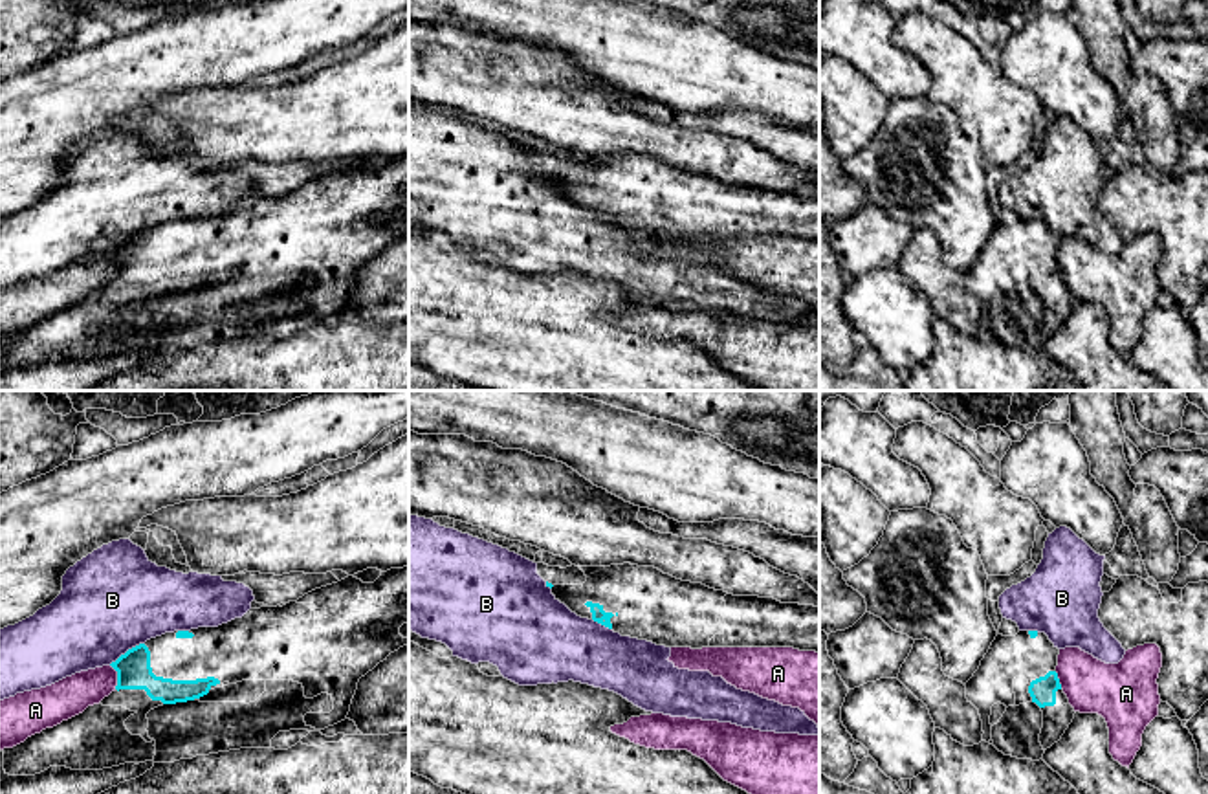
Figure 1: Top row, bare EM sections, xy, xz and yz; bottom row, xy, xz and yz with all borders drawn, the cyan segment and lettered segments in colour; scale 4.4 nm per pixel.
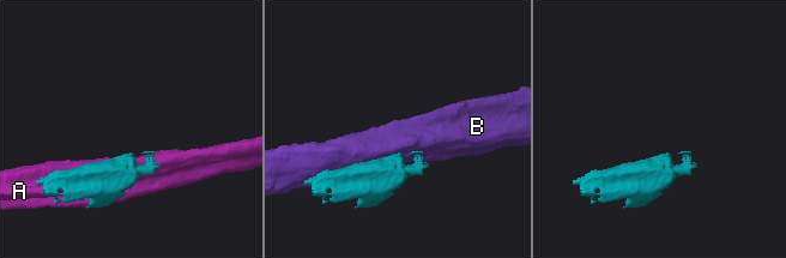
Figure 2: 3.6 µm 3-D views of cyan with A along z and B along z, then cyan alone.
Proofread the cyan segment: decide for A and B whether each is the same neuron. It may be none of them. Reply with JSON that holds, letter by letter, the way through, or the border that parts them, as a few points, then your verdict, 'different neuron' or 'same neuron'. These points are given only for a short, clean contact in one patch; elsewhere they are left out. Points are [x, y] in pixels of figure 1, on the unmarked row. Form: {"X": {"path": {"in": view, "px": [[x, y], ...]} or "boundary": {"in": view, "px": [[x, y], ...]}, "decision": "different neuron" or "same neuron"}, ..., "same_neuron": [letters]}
{"A": {"decision": "different neuron"}, "B": {"decision": "different neuron"}, "same_neuron": []}

